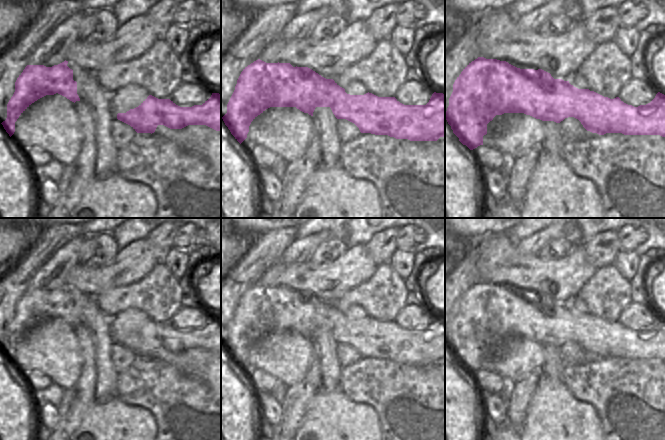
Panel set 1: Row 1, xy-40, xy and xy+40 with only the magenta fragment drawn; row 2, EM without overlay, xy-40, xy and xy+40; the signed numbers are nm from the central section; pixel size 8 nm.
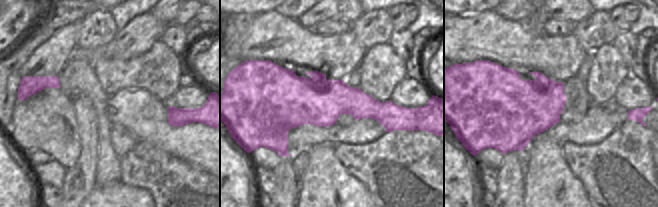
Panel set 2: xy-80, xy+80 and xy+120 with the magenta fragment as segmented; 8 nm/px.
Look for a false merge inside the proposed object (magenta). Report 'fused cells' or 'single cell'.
fused cells

